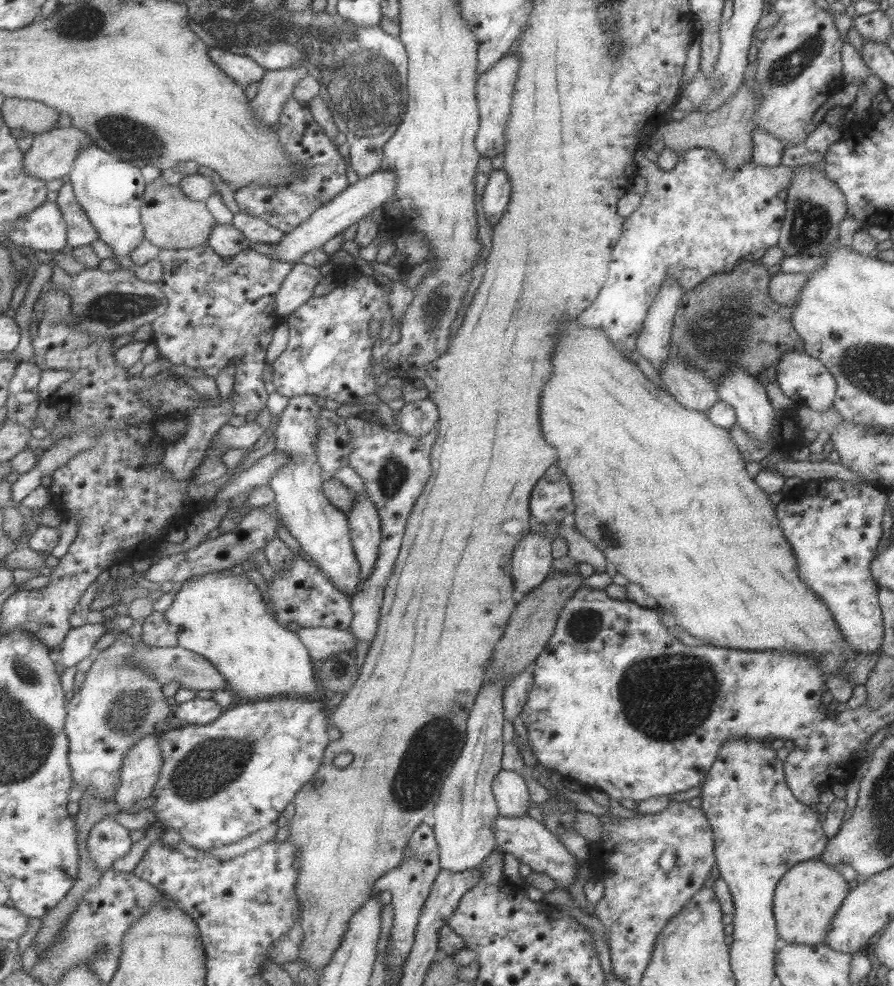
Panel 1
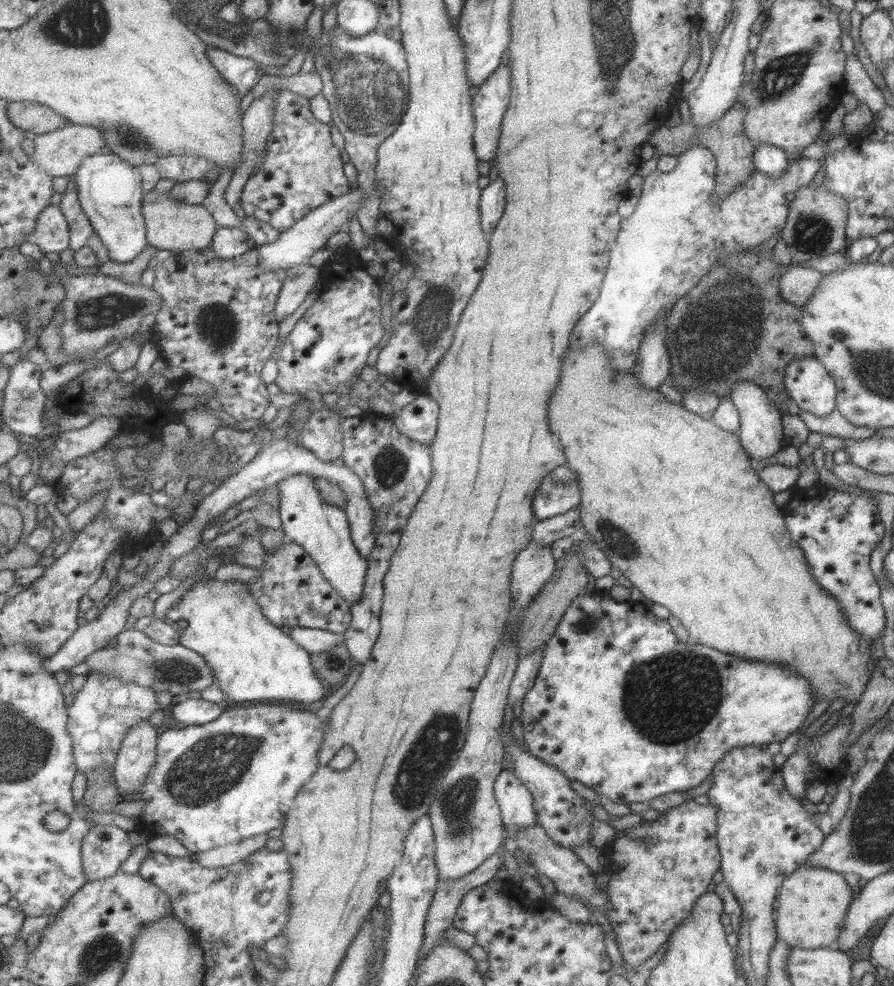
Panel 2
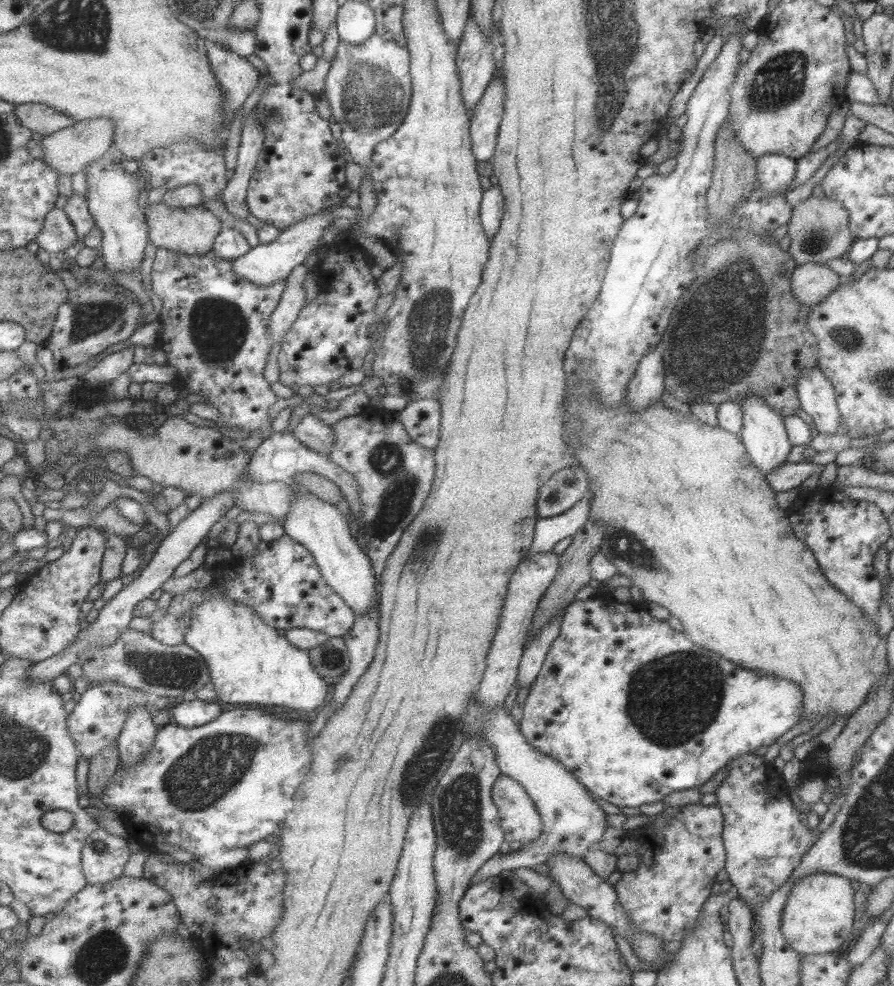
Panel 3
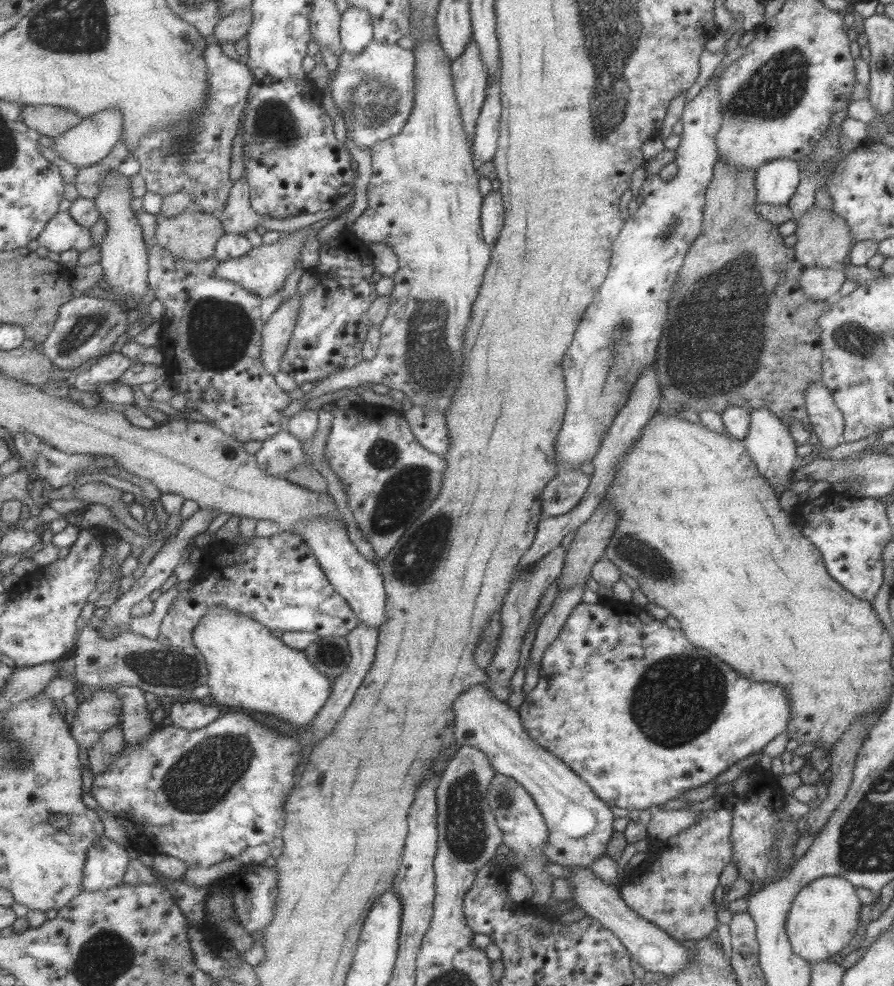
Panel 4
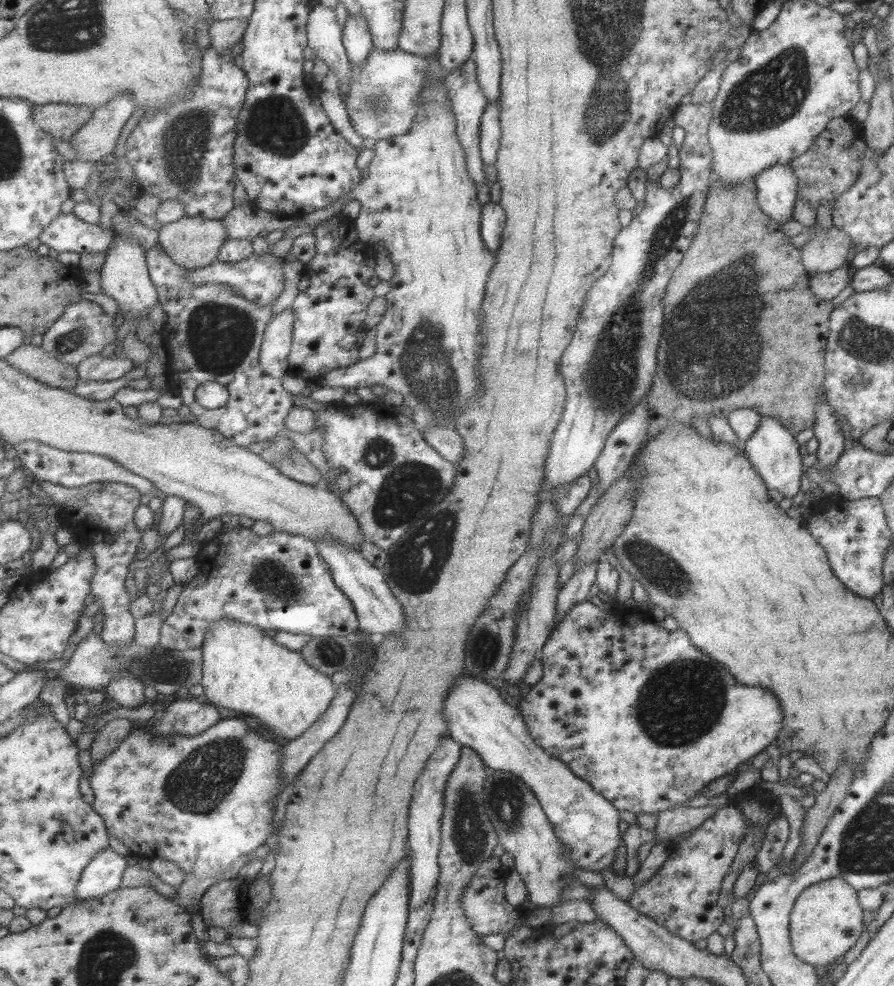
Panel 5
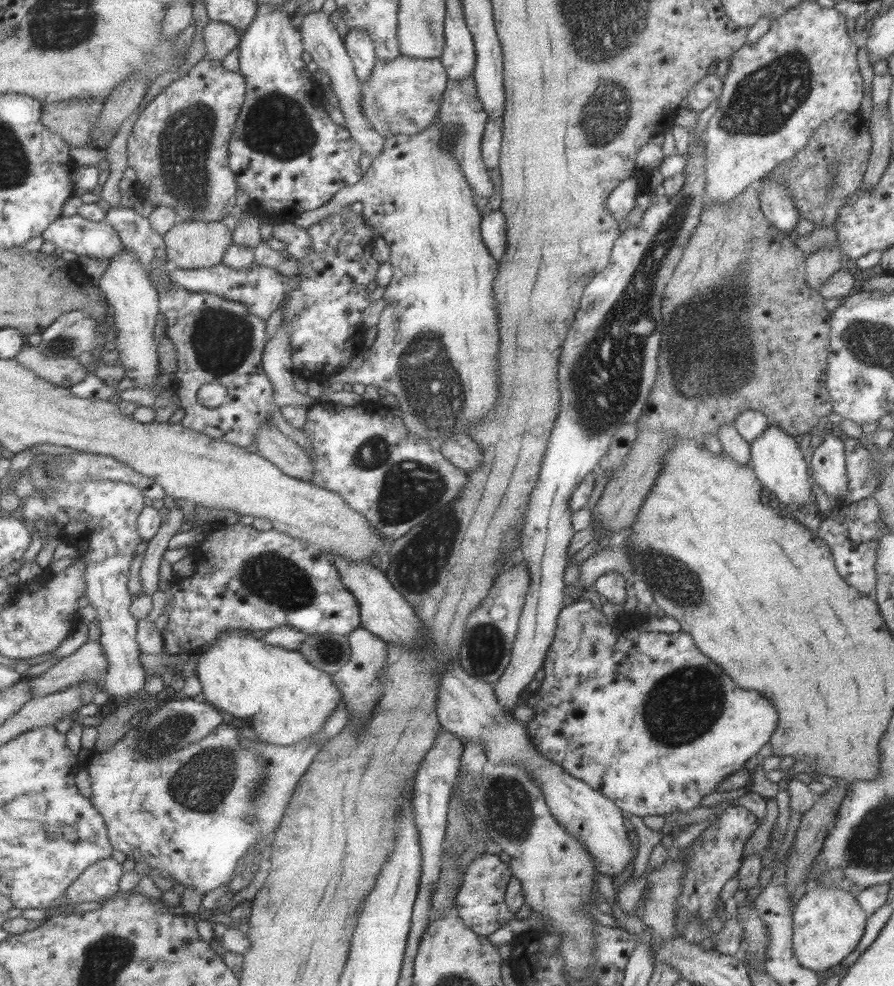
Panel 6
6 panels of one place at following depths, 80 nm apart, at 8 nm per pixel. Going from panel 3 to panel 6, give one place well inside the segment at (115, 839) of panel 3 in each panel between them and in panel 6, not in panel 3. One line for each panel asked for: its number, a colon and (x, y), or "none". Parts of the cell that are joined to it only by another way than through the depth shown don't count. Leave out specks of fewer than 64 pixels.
4: (107, 862)
5: (105, 874)
6: (101, 881)

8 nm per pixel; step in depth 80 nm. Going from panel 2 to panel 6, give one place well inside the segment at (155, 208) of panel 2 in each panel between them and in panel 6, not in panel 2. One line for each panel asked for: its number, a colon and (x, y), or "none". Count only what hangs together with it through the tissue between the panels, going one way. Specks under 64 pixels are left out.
3: (193, 230)
4: (192, 235)
5: (194, 242)
6: (191, 245)

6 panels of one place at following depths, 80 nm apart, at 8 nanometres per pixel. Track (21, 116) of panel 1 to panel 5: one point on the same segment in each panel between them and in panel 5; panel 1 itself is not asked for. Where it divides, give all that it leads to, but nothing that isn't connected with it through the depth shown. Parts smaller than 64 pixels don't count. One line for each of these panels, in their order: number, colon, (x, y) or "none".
2: (35, 117)
3: (42, 119)
4: (52, 121)
5: (62, 120)

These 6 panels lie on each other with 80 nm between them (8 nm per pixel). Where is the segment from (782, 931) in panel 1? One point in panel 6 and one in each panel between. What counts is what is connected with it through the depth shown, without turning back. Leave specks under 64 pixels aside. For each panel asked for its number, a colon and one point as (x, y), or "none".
2: (809, 907)
3: (817, 917)
4: (822, 918)
5: (825, 920)
6: (827, 923)

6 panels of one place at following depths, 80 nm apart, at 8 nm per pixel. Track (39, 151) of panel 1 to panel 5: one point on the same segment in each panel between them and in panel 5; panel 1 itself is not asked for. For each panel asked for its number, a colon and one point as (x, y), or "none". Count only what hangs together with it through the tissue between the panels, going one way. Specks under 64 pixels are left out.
2: (61, 152)
3: (69, 151)
4: (89, 142)
5: (98, 138)

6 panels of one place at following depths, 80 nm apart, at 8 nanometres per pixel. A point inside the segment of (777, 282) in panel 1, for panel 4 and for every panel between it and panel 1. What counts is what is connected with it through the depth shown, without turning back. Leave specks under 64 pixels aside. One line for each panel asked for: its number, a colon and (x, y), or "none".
2: (797, 284)
3: (810, 282)
4: (817, 283)

